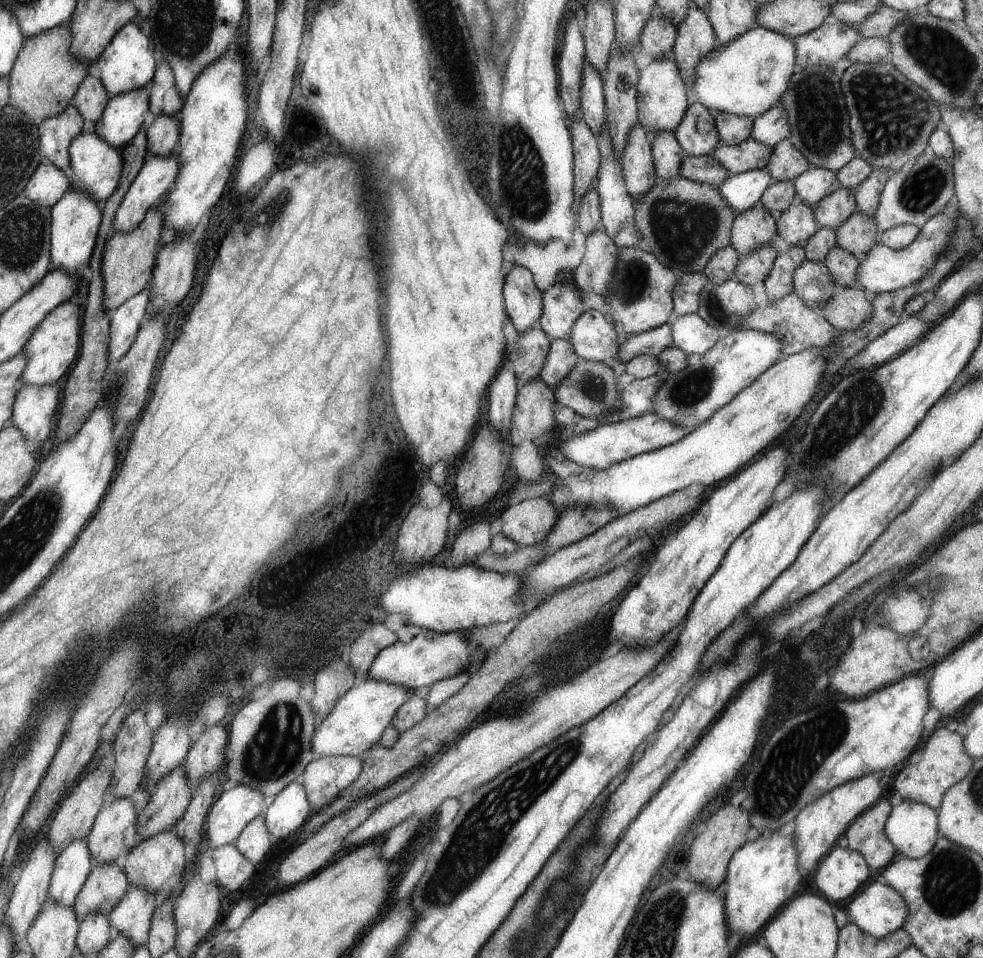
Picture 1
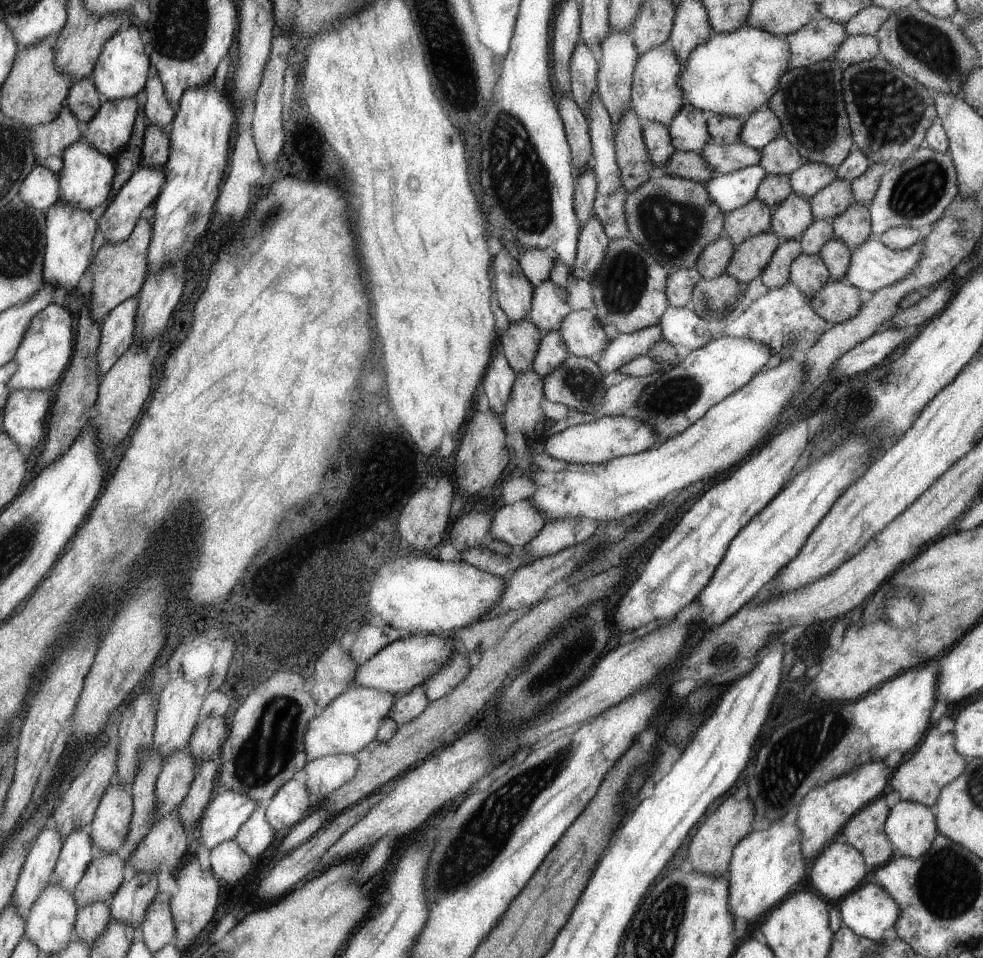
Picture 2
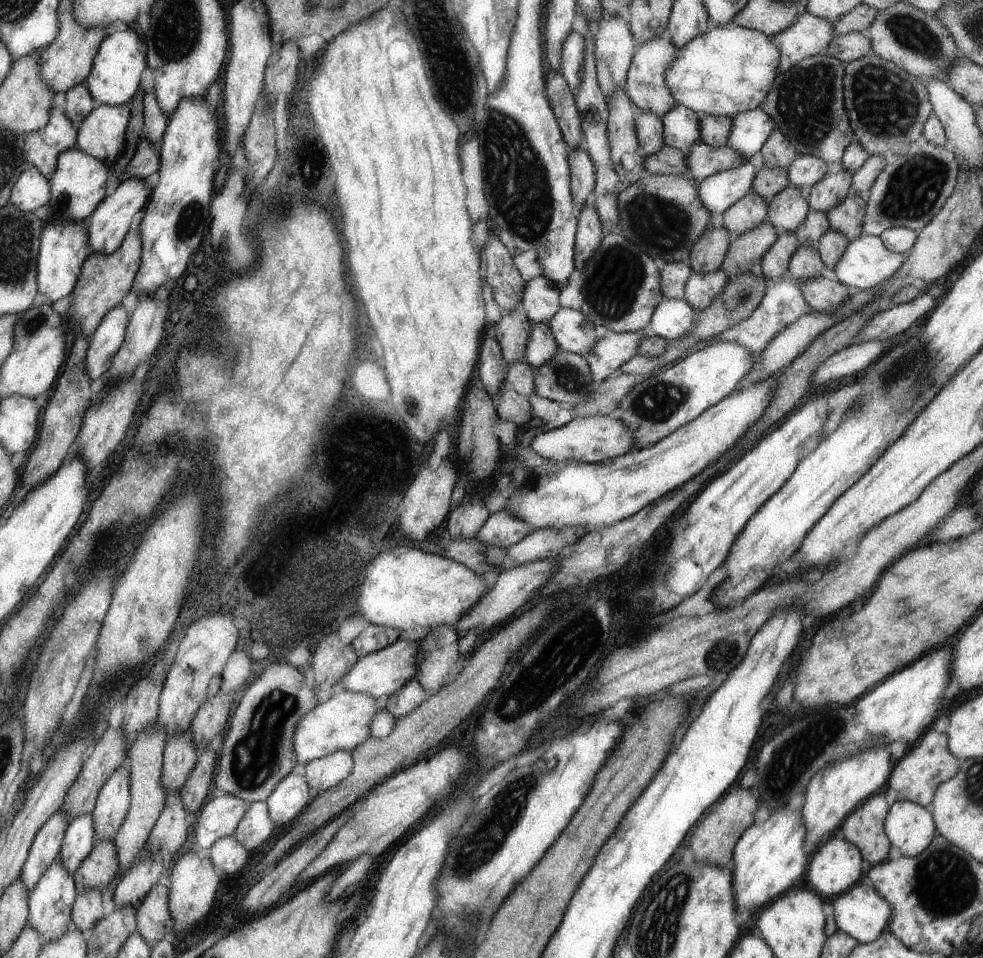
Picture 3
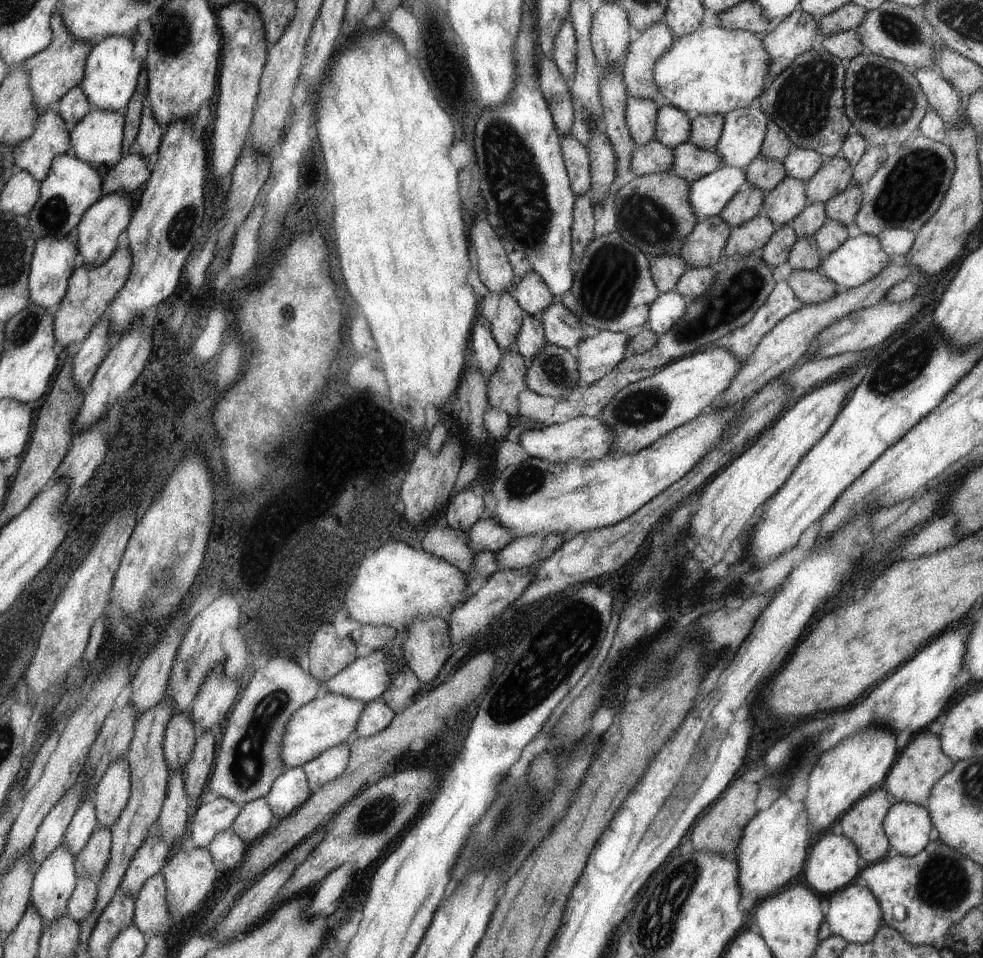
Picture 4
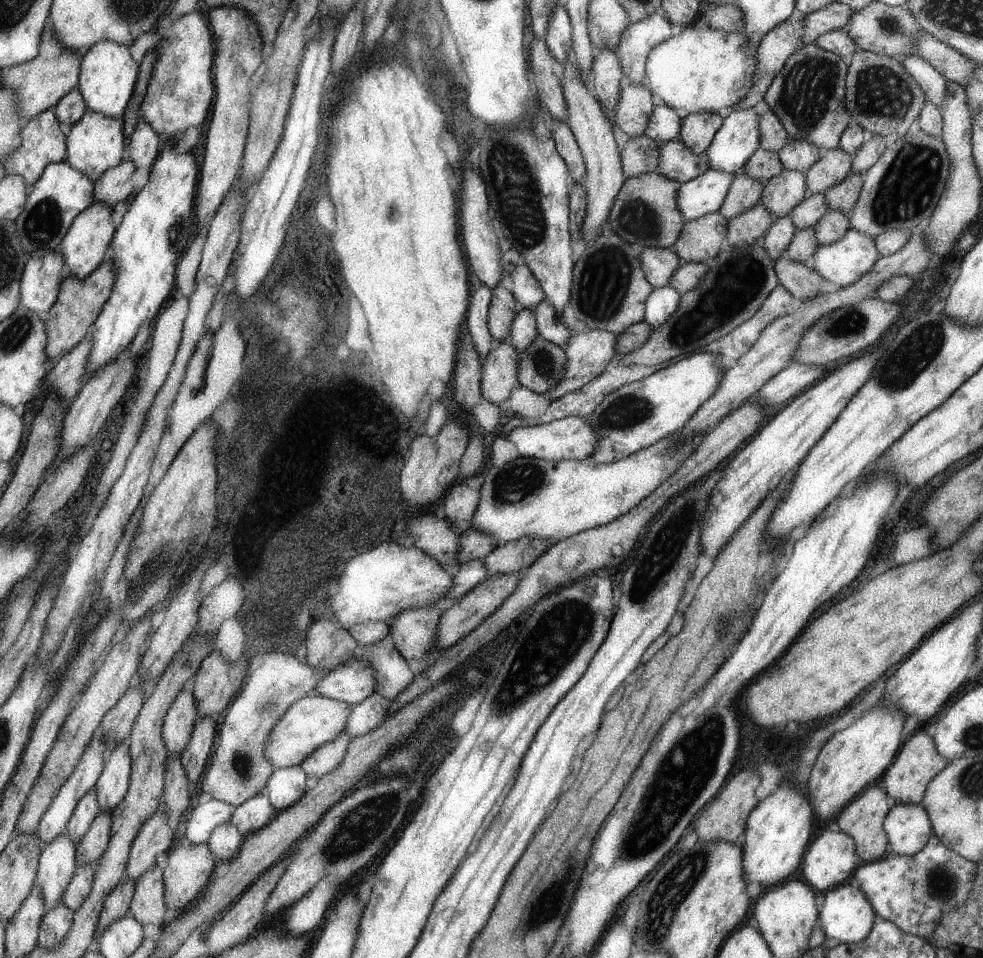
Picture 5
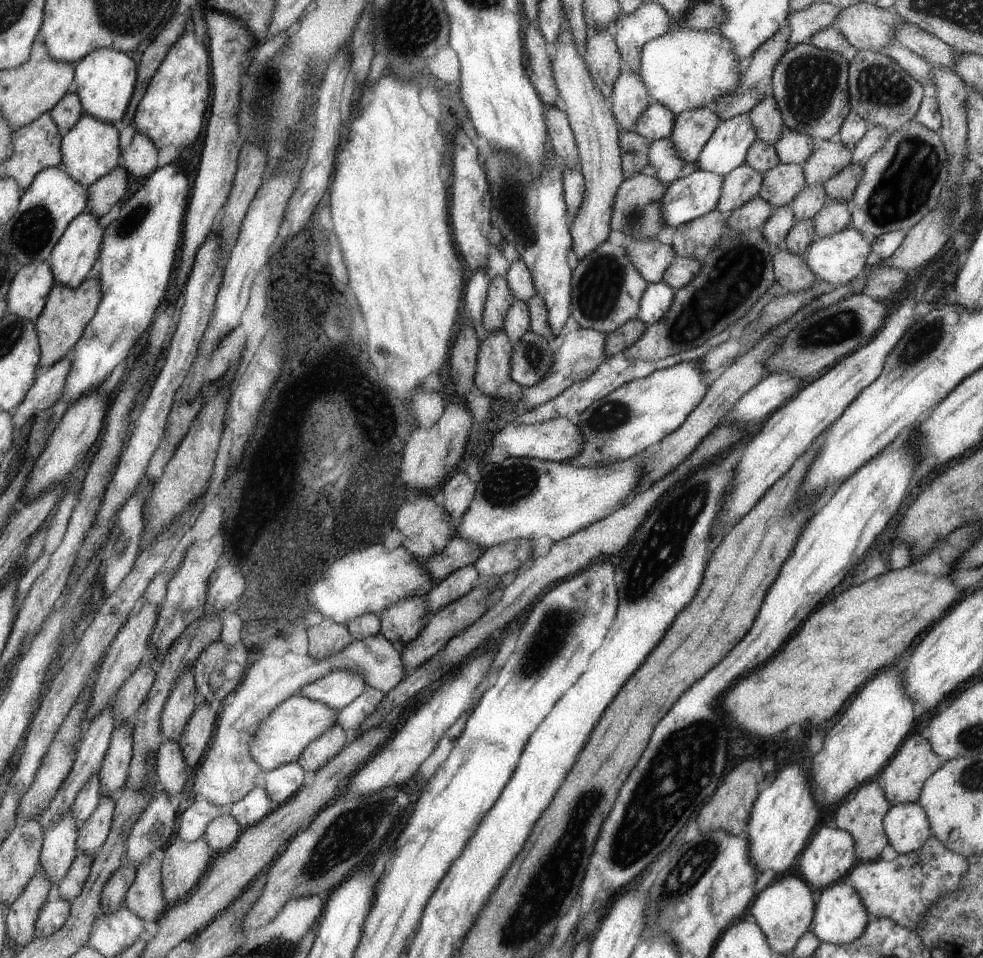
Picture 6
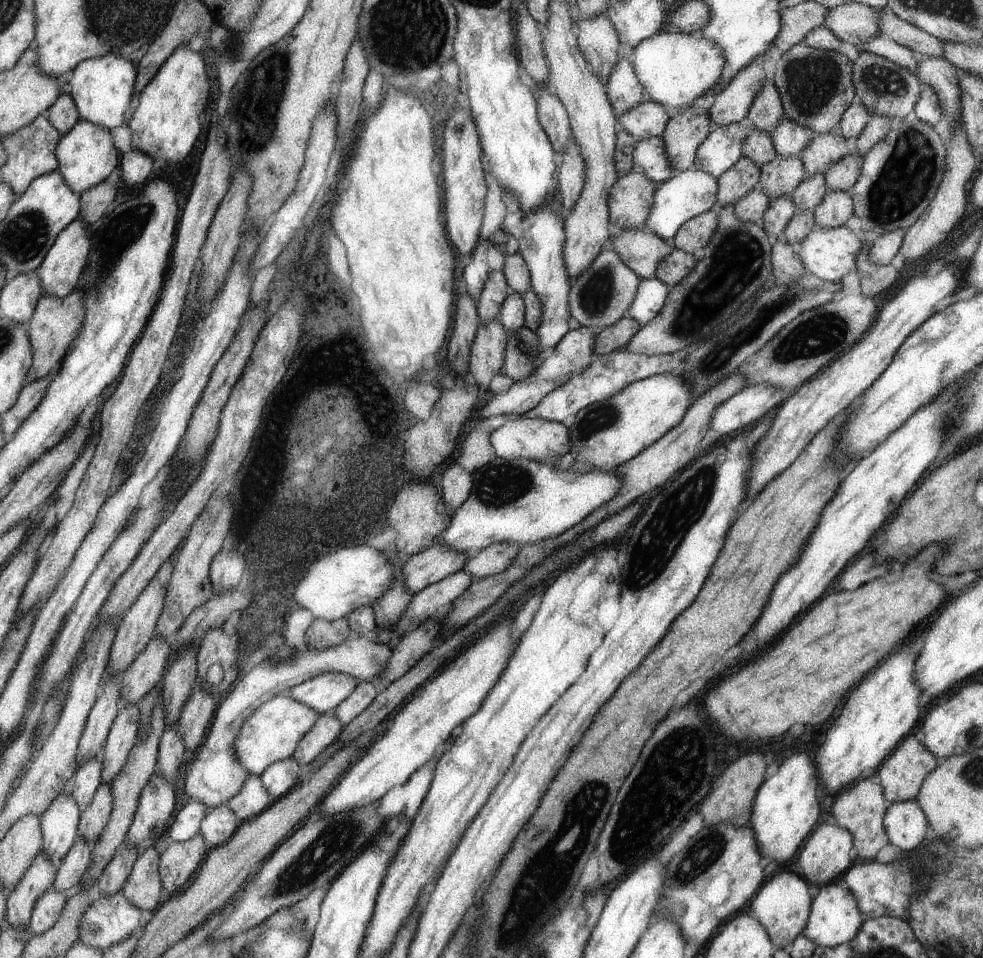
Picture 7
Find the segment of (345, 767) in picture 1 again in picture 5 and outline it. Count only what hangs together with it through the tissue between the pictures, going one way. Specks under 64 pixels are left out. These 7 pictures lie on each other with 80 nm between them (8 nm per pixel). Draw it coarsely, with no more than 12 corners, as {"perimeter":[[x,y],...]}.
{"perimeter":[[347,733],[318,747],[300,766],[316,786],[339,767],[351,739]]}

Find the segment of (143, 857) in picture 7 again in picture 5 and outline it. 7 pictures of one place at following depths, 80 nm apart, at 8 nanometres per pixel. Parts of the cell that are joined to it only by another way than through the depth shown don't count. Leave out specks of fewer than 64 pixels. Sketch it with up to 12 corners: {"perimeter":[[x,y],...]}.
{"perimeter":[[162,864],[135,884],[129,915],[164,928],[167,904]]}

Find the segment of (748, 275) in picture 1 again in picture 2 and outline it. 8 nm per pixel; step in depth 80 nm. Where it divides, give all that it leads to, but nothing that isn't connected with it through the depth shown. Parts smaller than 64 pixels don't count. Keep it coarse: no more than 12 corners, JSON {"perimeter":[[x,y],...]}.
{"perimeter":[[771,230],[735,246],[726,275],[748,286],[780,244]]}

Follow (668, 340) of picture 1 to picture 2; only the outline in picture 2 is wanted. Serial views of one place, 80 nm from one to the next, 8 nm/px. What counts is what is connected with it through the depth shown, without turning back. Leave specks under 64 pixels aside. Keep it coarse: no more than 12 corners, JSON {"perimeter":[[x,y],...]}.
{"perimeter":[[660,326],[620,333],[598,358],[606,376],[648,352],[662,338]]}

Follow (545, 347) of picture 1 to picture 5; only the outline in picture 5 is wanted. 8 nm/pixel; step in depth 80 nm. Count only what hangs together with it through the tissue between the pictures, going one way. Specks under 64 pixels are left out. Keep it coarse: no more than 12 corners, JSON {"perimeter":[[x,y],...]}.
{"perimeter":[[502,283],[492,292],[488,328],[502,342],[521,307]]}

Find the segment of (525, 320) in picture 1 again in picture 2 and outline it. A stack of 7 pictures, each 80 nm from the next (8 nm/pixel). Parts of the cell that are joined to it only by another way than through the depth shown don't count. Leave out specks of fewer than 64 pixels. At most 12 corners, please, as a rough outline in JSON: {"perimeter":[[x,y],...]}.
{"perimeter":[[506,248],[496,250],[494,294],[508,319],[527,318],[535,288]]}

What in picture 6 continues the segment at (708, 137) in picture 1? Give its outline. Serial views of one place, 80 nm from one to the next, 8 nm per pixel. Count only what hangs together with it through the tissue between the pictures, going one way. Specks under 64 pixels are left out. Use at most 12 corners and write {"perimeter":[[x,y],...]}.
{"perimeter":[[652,101],[633,132],[652,142],[670,139],[676,117]]}

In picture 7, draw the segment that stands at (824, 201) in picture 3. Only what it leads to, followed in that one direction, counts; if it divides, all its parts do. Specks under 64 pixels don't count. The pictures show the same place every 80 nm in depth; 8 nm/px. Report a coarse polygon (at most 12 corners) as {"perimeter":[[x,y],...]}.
{"perimeter":[[837,131],[816,135],[800,157],[808,176],[848,154]]}

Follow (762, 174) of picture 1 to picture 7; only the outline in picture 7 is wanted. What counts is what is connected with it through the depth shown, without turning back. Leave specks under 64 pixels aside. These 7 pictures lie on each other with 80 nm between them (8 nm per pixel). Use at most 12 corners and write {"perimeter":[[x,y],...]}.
{"perimeter":[[688,168],[658,186],[646,231],[671,241],[716,209],[718,180]]}

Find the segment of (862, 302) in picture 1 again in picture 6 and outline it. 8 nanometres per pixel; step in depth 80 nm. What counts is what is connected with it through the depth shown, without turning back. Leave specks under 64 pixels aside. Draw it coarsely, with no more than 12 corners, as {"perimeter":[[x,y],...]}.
{"perimeter":[[783,247],[775,273],[784,294],[807,291],[818,280],[804,257]]}

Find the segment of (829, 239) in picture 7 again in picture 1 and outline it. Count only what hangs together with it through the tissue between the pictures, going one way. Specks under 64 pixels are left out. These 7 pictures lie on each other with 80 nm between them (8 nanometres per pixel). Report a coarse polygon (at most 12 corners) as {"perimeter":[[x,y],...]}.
{"perimeter":[[958,211],[936,214],[907,248],[874,244],[853,288],[876,295],[918,282],[952,236]]}

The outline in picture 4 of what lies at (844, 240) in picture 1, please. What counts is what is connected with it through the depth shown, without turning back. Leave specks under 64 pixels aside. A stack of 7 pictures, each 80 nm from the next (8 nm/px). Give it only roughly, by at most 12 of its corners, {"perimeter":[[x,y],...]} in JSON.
{"perimeter":[[854,180],[825,204],[827,218],[850,226],[863,206]]}

